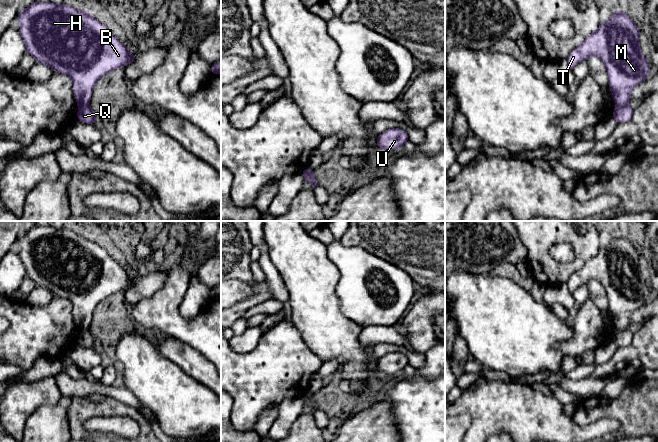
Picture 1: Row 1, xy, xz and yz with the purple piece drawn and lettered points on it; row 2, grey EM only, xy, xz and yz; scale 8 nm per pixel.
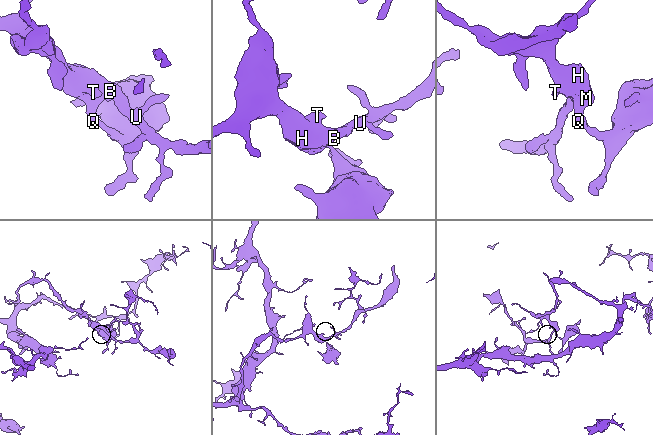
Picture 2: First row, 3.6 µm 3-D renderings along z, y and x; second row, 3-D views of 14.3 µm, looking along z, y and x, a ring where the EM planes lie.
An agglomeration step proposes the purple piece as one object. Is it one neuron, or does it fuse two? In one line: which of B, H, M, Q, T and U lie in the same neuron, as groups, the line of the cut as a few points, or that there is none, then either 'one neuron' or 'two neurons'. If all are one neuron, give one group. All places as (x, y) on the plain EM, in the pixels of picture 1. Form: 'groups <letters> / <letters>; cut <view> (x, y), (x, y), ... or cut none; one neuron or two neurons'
groups B H M T U / Q; cut yz (627, 328), (616, 331); two neurons

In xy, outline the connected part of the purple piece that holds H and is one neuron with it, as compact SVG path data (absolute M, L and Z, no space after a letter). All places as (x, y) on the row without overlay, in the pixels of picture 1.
M35 225L17 242L26 277L72 303L78 332L89 330L93 312L106 297L136 283L87 234Z

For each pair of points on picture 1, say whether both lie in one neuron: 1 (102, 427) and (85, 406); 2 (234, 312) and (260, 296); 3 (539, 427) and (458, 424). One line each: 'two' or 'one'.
1: two
2: one
3: two

